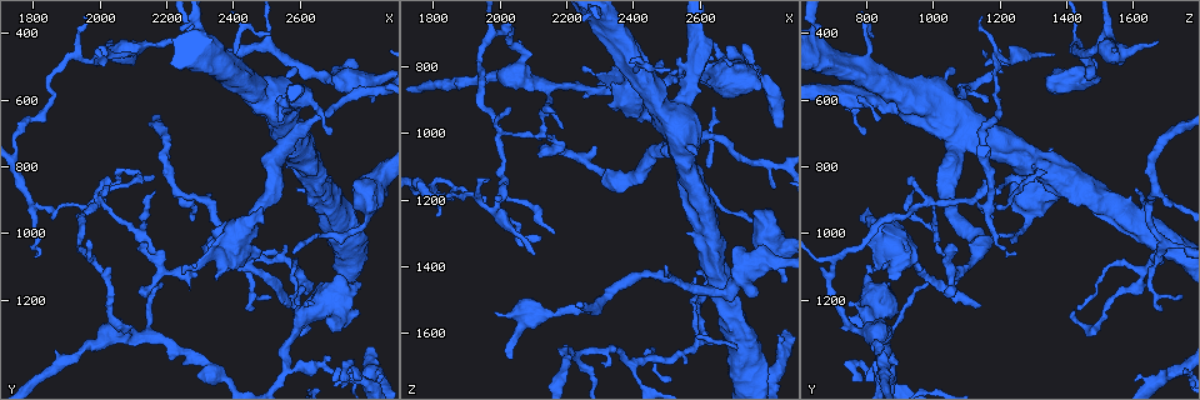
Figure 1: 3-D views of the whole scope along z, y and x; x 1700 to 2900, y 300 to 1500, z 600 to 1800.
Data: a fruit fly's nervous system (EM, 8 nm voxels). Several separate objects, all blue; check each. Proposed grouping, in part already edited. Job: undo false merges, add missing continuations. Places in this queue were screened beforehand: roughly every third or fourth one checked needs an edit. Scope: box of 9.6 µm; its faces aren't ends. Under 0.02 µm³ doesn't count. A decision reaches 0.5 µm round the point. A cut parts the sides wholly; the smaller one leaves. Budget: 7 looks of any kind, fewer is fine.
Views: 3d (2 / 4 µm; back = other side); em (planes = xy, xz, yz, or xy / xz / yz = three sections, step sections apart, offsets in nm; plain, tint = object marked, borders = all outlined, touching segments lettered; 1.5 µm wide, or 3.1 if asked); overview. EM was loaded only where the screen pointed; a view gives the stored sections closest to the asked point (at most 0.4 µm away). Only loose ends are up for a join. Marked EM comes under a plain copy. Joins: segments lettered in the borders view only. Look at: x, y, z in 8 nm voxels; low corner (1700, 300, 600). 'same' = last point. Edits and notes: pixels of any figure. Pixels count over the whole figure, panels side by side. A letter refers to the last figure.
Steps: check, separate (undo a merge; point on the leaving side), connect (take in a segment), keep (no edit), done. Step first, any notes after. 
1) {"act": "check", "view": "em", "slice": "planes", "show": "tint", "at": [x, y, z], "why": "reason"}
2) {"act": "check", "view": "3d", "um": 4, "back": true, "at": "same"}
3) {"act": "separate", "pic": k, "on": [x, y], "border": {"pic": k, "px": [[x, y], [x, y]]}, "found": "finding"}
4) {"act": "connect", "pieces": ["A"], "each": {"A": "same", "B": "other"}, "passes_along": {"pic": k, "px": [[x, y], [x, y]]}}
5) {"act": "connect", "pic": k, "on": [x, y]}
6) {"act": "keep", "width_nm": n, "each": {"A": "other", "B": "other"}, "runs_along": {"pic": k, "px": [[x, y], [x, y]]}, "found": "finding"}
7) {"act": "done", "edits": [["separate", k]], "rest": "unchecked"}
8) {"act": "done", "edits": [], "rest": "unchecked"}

{"act": "check", "view": "3d", "um": 4, "at": [1980, 450, 1540], "why": "free end"}

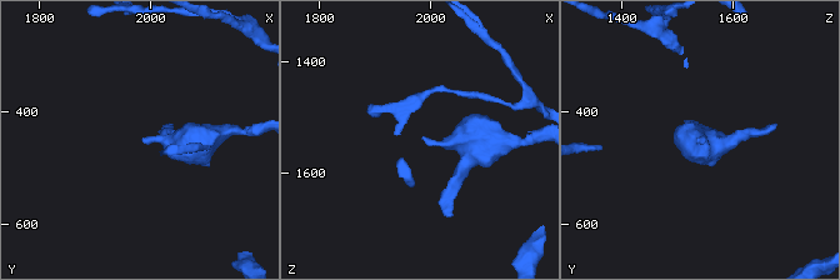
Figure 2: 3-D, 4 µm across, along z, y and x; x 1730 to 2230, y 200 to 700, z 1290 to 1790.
{"act": "check", "view": "em", "slice": "planes", "show": "borders", "at": [1990, 455, 1535], "why": "need the tissue"}

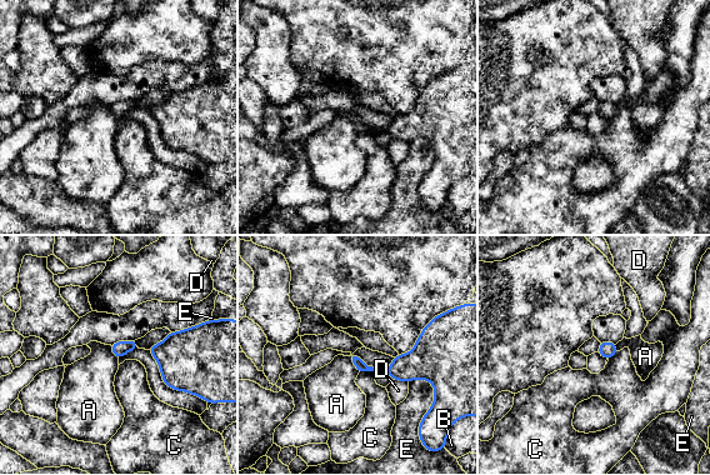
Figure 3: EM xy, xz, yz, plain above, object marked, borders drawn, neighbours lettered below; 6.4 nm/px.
{"act": "keep", "each": {"A": "other", "B": "other", "C": "other", "D": "other", "E": "other"}, "border": {"pic": 3, "px": [[348, 356], [359, 371]]}, "found": "none of them fits"}

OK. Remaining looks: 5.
{"act": "check", "view": "3d", "um": 4, "at": [2490, 930, 800], "why": "free end"}

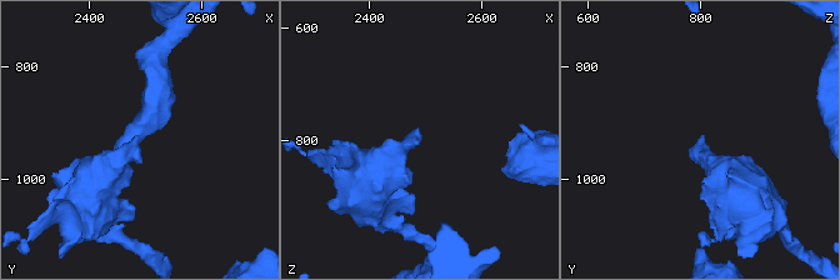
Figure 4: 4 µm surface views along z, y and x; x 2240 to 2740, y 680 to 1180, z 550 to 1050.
{"act": "check", "view": "em", "slice": "planes", "show": "borders", "at": [2485, 925, 805], "why": "shape alone is not enough"}

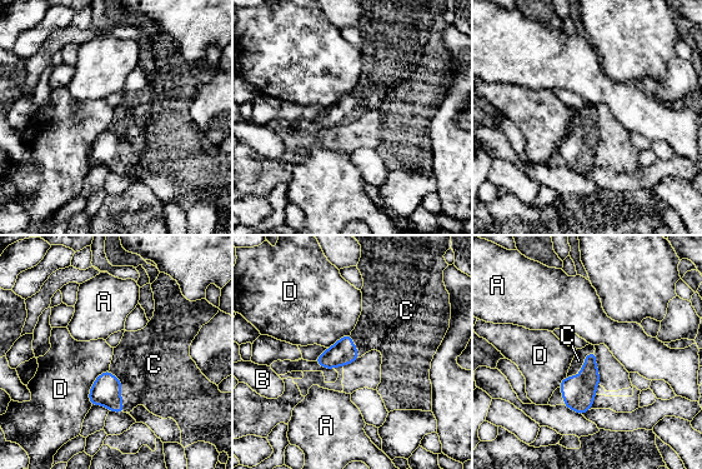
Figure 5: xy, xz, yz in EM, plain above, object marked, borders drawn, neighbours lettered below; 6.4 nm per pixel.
{"act": "connect", "pieces": ["C"], "each": {"A": "other", "B": "other", "C": "same", "D": "other"}, "passes_along": {"pic": 5, "px": [[106, 389], [120, 389], [154, 370]]}, "found": "the neuron continues"}

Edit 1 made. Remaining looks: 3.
{"act": "check", "view": "em", "slice": "xy", "step": 4, "show": "borders", "at": [2570, 1410, 840], "why": "two arms in line, one across"}

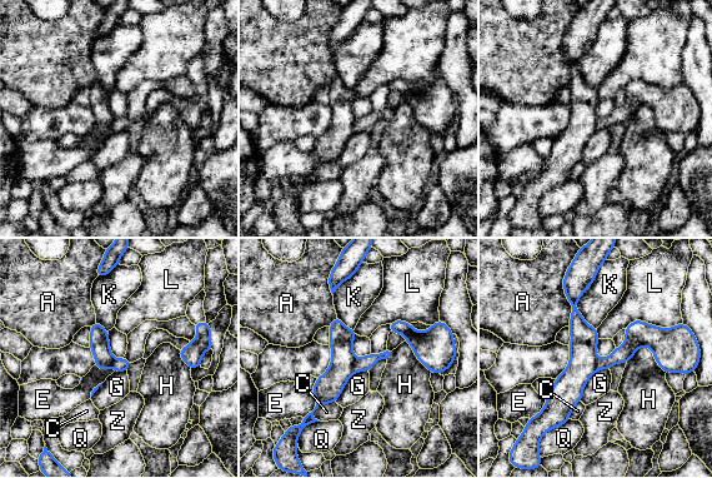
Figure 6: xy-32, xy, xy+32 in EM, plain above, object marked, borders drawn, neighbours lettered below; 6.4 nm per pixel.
{"act": "check", "view": "em", "slice": "planes", "show": "borders", "at": "same"}

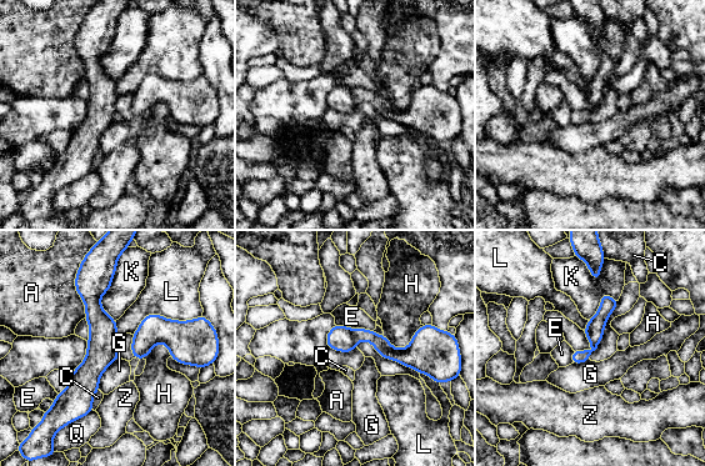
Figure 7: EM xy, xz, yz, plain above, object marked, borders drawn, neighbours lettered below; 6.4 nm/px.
{"act": "separate", "pic": 7, "on": [340, 337], "each": {"A": "other", "C": "other", "E": "other", "G": "other", "H": "other", "K": "other", "L": "other", "Q": "other", "Z": "other"}, "part_leaving": {"pic": 7, "px": [[105, 276], [80, 414]]}, "found": "two neurons meet here"}

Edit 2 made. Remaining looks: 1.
{"act": "done", "edits": [["connect", 5], ["separate", 7]], "rest": "unchecked"}

